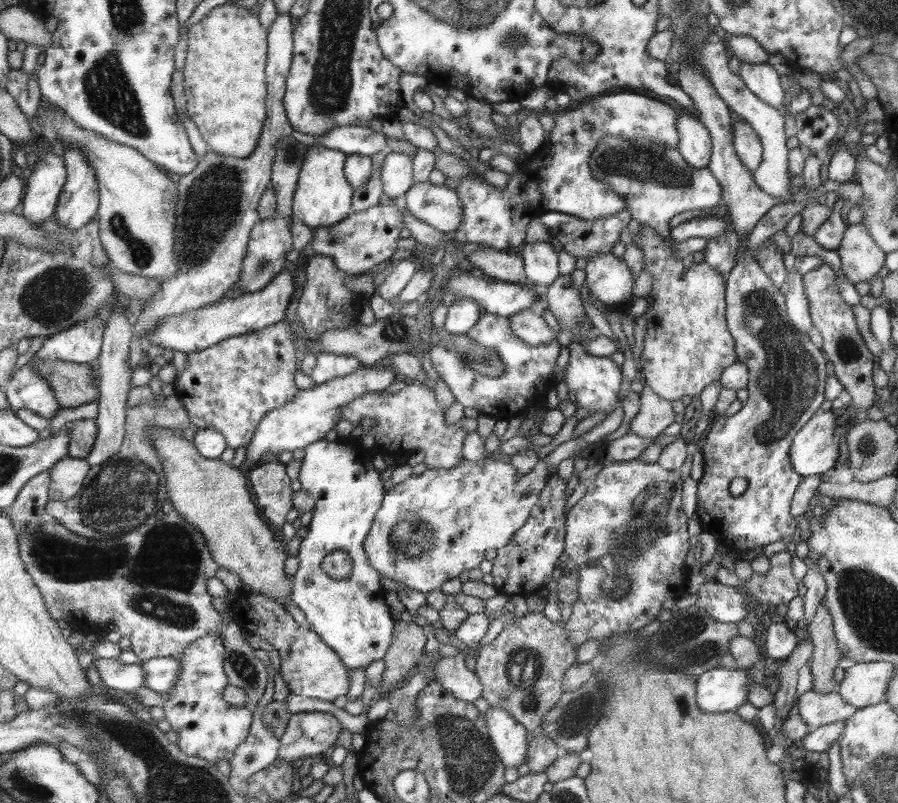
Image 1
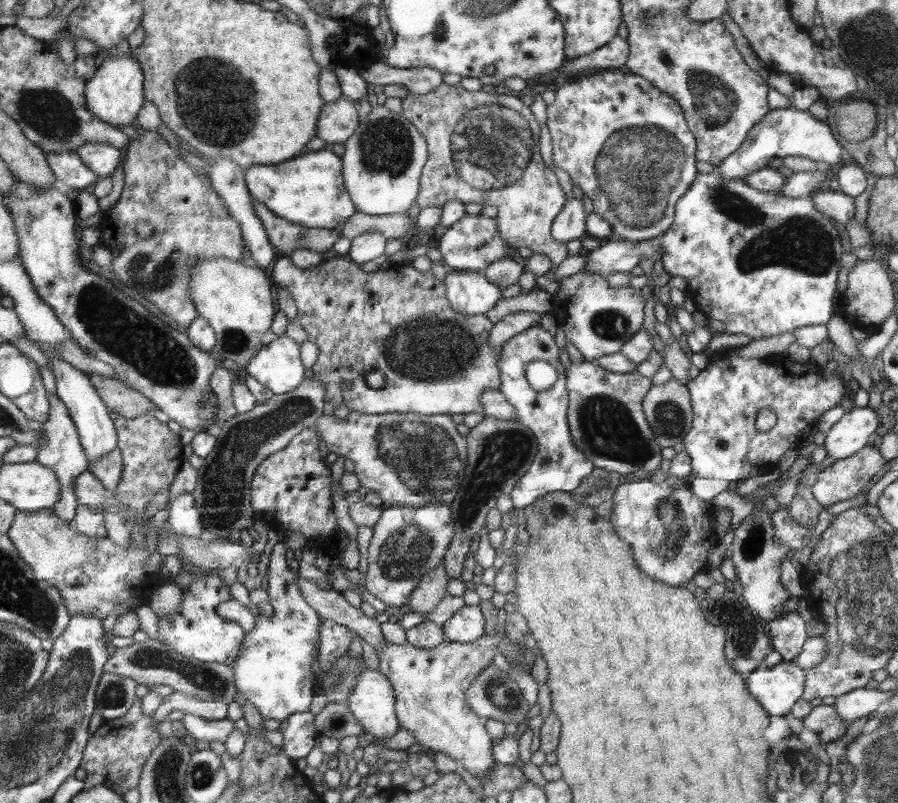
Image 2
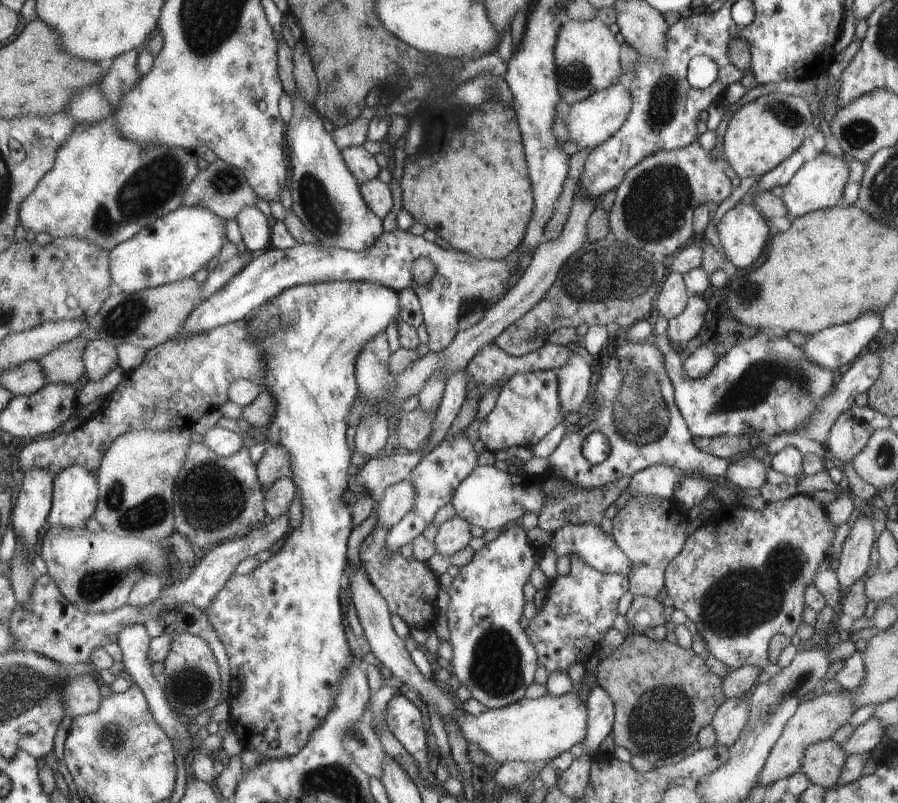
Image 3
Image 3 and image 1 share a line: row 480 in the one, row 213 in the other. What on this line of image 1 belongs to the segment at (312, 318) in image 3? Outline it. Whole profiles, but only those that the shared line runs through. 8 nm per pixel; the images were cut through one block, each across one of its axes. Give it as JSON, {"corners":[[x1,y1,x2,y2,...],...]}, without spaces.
{"corners":[[314,145,308,147,305,157,293,198,293,215,298,216,312,229,321,226,329,228,343,221,350,214,350,210,353,210,350,208,353,206,352,185,346,177,347,154,322,145]]}

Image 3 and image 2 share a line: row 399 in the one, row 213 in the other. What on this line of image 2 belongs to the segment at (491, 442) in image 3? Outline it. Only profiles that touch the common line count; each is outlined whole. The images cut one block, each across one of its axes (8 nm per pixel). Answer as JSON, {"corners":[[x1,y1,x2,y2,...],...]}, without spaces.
{"corners":[[442,83,436,90,423,95,409,93,402,99,402,104,401,113,410,119,427,140,430,151,430,160,423,170,422,181,419,183,420,192,416,198,420,210,426,207,443,207,444,203,454,199,464,204,495,206,498,209,496,227,502,240,514,249,524,246,531,248,534,253,548,255,552,266,546,274,551,280,558,282,555,272,570,255,566,243,558,242,551,234,551,226,567,200,556,174,543,162,540,150,541,124,536,120,528,102,512,93,490,94,482,90,469,91,460,84]]}

